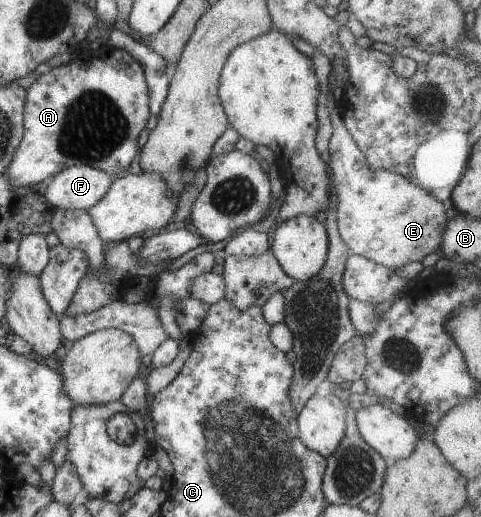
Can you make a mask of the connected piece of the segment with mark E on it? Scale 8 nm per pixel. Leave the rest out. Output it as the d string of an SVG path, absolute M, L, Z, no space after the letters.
M336 104L328 111L333 129L329 167L337 192L337 227L343 243L353 254L394 271L439 252L448 206L400 175L387 170L371 171L343 123L340 107Z

